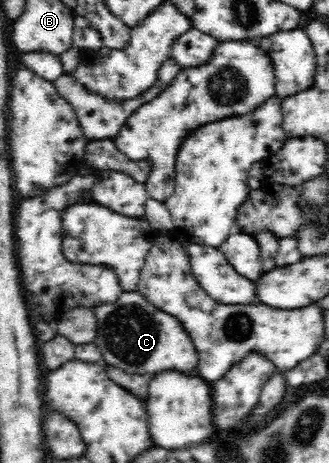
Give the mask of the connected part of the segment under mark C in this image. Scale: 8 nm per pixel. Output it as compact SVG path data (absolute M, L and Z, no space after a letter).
M123 290L115 303L98 305L93 311L98 325L98 336L94 343L100 349L104 364L126 370L128 374L150 377L166 371L187 375L196 373L198 355L180 321L156 309L138 290Z

